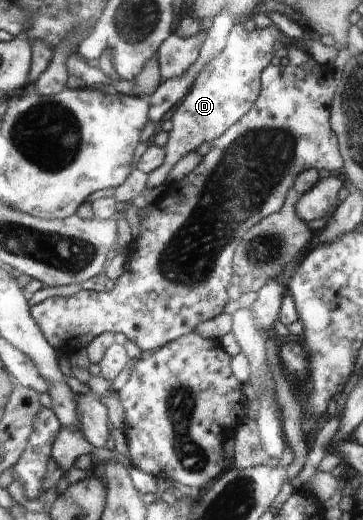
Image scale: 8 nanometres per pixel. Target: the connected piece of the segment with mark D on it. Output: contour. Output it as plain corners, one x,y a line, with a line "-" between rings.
244,19
234,24
224,49
200,70
192,89
177,105
178,108
171,117
172,129
167,144
163,147
166,150
164,163
148,174
147,187
167,184
168,173
184,155
196,151
204,141
211,142
220,138
230,126
234,126
253,109
260,95
260,74
270,64
281,35
277,26
248,31

